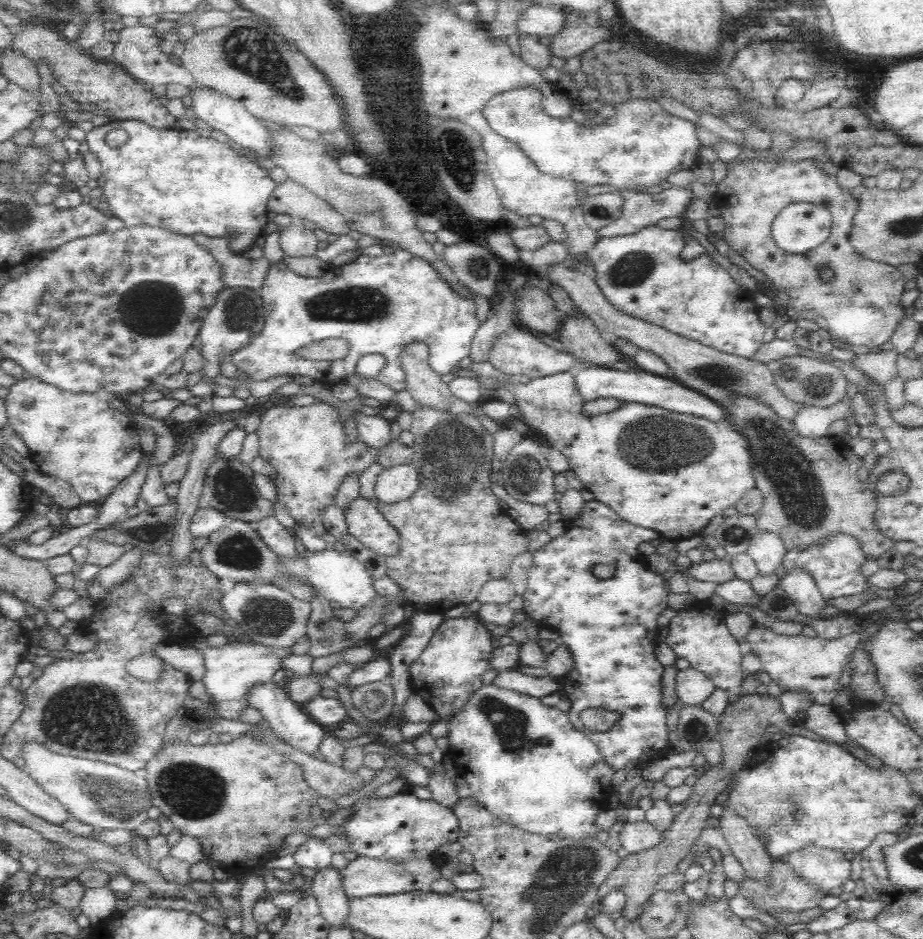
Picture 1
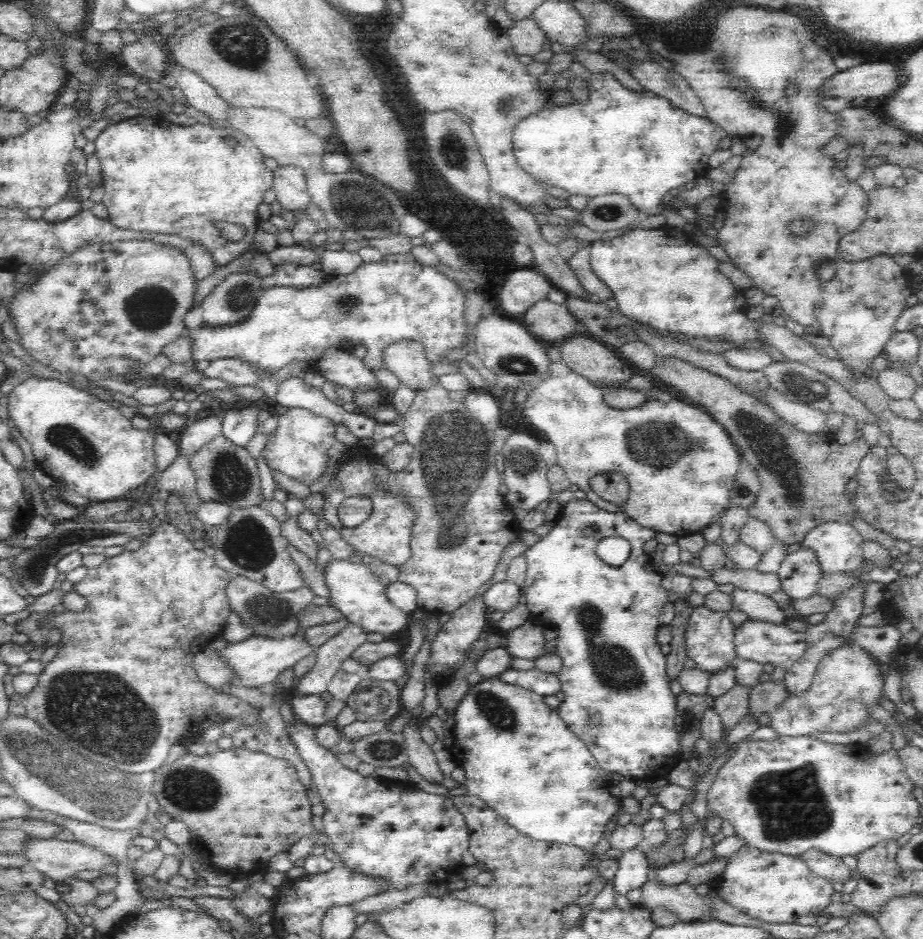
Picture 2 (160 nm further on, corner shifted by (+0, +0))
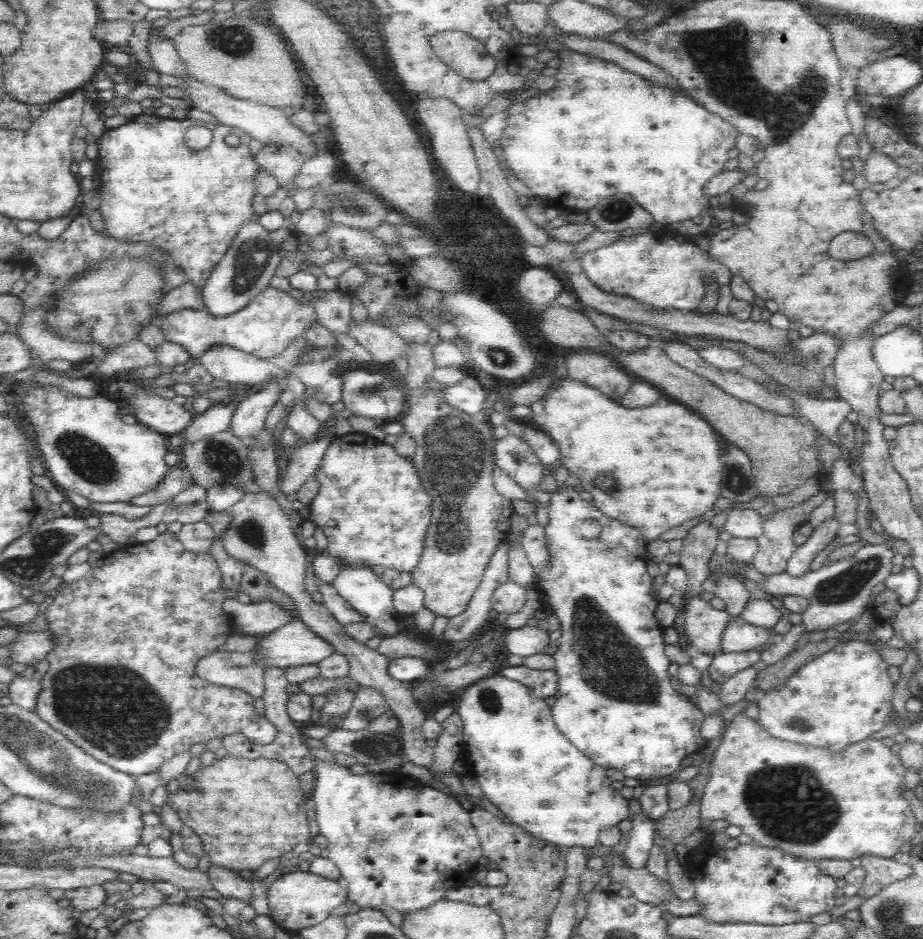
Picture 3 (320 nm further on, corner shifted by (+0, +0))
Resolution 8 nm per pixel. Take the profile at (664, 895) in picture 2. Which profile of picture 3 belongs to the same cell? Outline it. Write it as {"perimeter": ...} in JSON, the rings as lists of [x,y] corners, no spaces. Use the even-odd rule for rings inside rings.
{"perimeter":[[[611,849],[601,858],[604,861],[602,874],[608,875],[611,882],[628,889],[638,901],[660,905],[671,896],[673,888],[667,888],[667,884],[657,880],[648,869],[630,867],[624,851],[619,854]]]}

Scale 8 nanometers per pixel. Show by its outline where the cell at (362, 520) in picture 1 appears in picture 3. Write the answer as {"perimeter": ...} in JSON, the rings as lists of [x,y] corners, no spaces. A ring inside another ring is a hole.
{"perimeter":[[[350,432],[334,436],[314,474],[318,491],[308,503],[308,520],[322,530],[328,540],[326,554],[345,564],[390,568],[411,573],[420,562],[432,516],[432,497],[420,481],[411,458],[404,458],[393,445],[369,434]]]}

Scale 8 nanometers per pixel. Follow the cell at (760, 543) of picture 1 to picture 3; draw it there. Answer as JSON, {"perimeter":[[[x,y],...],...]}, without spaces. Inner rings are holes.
{"perimeter":[[[738,504],[728,510],[722,530],[734,538],[756,539],[762,534],[762,518],[759,512]]]}

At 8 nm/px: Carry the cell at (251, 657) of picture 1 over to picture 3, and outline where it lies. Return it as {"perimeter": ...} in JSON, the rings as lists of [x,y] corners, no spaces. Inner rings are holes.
{"perimeter":[[[293,619],[278,630],[266,632],[264,638],[257,644],[257,648],[259,648],[259,660],[263,666],[273,664],[284,669],[288,666],[318,664],[325,658],[332,656],[332,653],[336,653],[335,648],[329,642],[306,628],[306,625],[299,619]]]}

